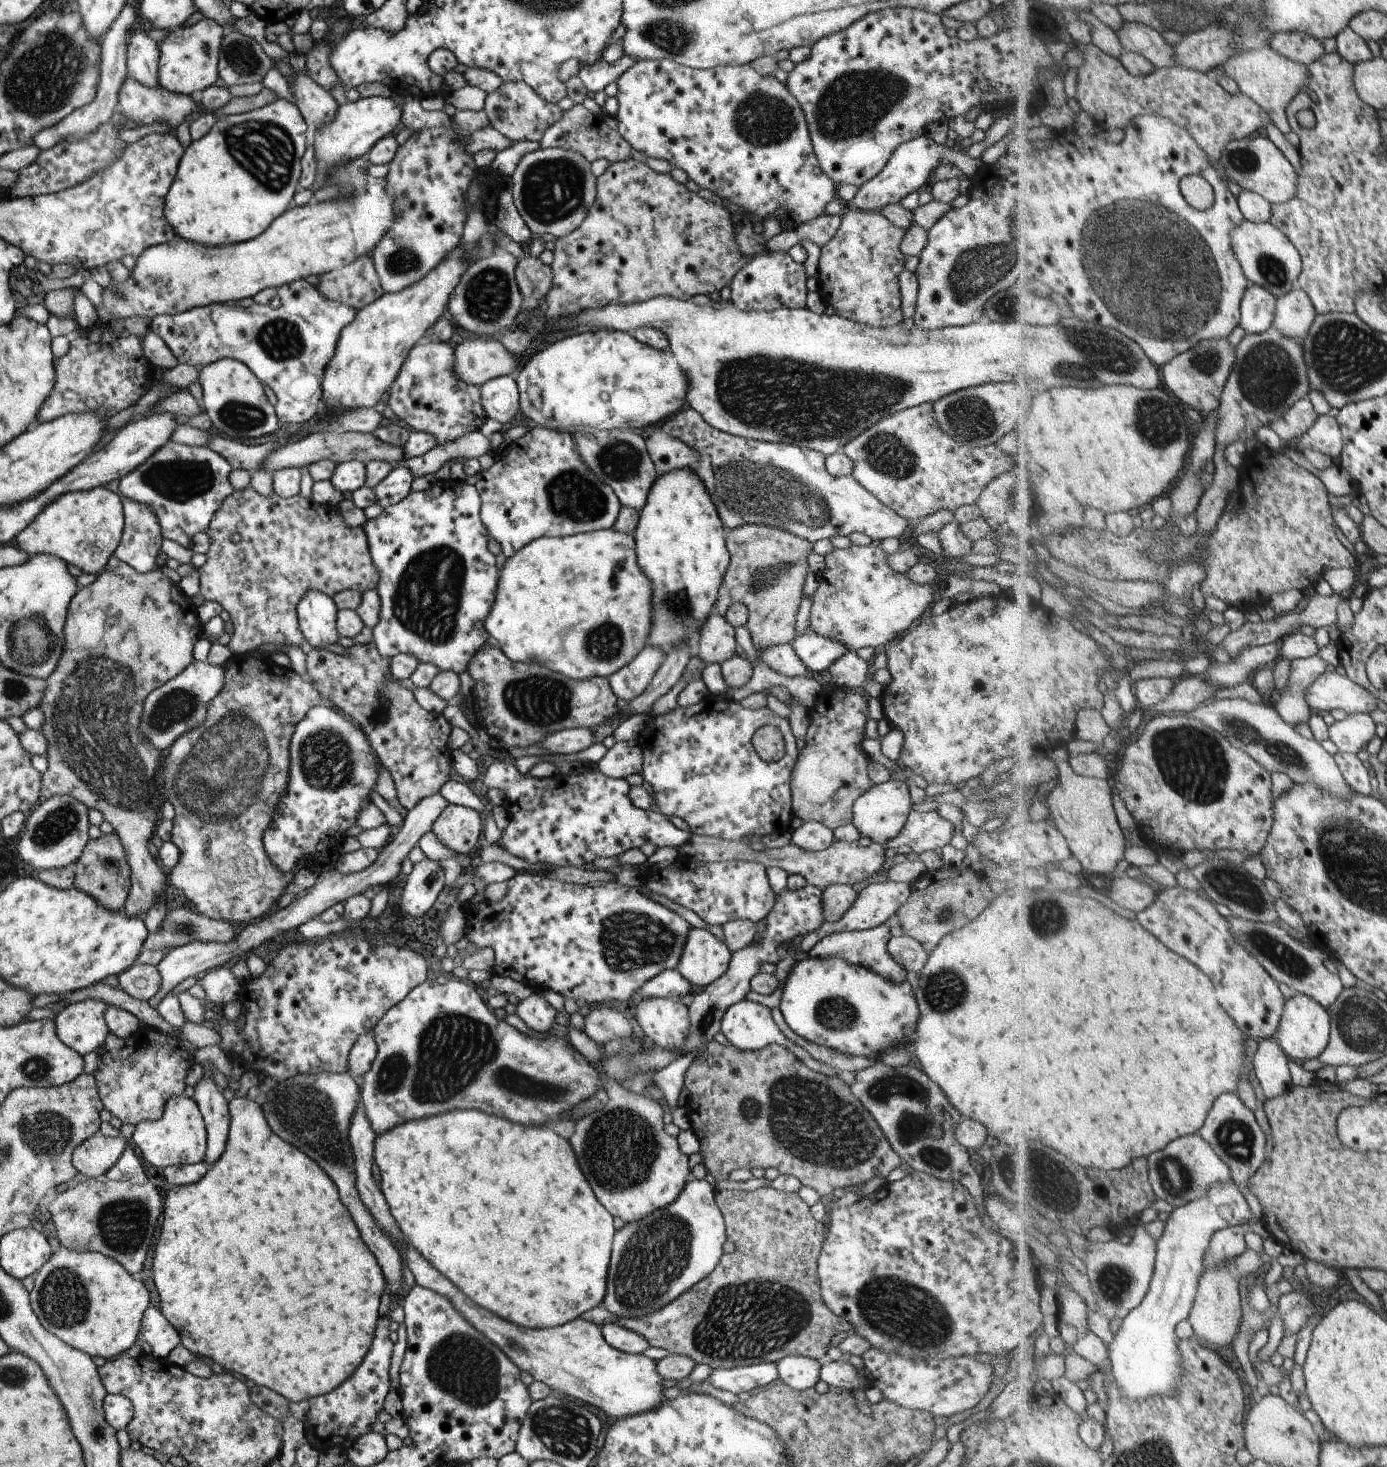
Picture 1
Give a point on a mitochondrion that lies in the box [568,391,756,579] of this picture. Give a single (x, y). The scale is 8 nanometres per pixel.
(619, 460)

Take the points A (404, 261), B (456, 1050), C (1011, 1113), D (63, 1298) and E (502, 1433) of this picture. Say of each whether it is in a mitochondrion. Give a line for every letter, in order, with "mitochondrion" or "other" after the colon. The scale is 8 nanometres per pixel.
A: mitochondrion
B: mitochondrion
C: other
D: mitochondrion
E: other

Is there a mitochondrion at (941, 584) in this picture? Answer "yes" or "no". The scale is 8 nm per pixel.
no

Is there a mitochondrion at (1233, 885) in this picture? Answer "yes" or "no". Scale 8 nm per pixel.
yes

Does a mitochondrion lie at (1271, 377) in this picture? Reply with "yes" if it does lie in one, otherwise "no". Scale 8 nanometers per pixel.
yes

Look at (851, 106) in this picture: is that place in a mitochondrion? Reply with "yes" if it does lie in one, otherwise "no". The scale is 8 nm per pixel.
yes

